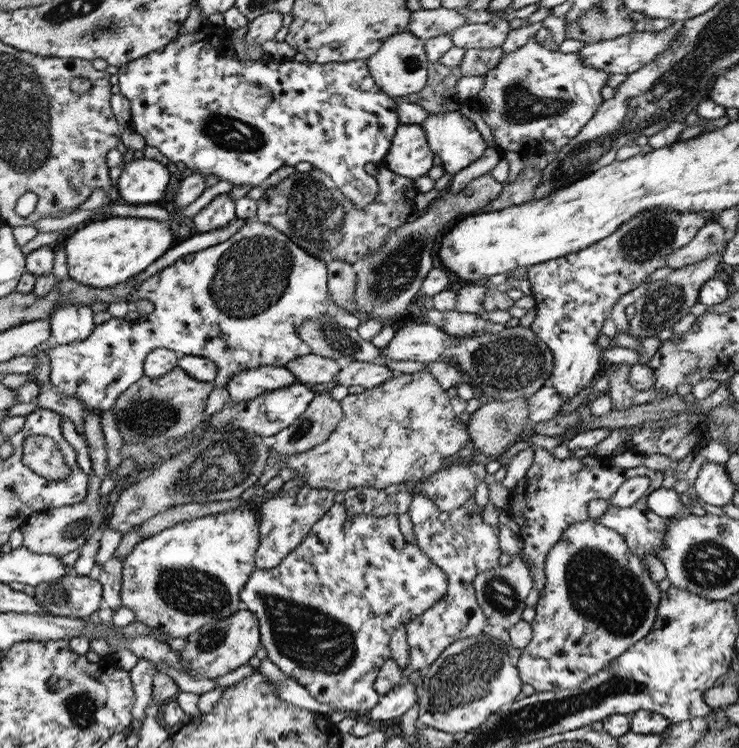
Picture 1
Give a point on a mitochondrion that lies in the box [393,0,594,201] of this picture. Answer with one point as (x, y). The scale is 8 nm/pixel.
(521, 104)

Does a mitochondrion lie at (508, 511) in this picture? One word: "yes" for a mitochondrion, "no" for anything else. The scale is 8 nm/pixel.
no

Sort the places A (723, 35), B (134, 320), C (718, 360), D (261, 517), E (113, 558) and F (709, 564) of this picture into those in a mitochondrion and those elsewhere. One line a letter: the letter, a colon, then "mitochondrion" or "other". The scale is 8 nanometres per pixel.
A: mitochondrion
B: other
C: other
D: other
E: other
F: mitochondrion

